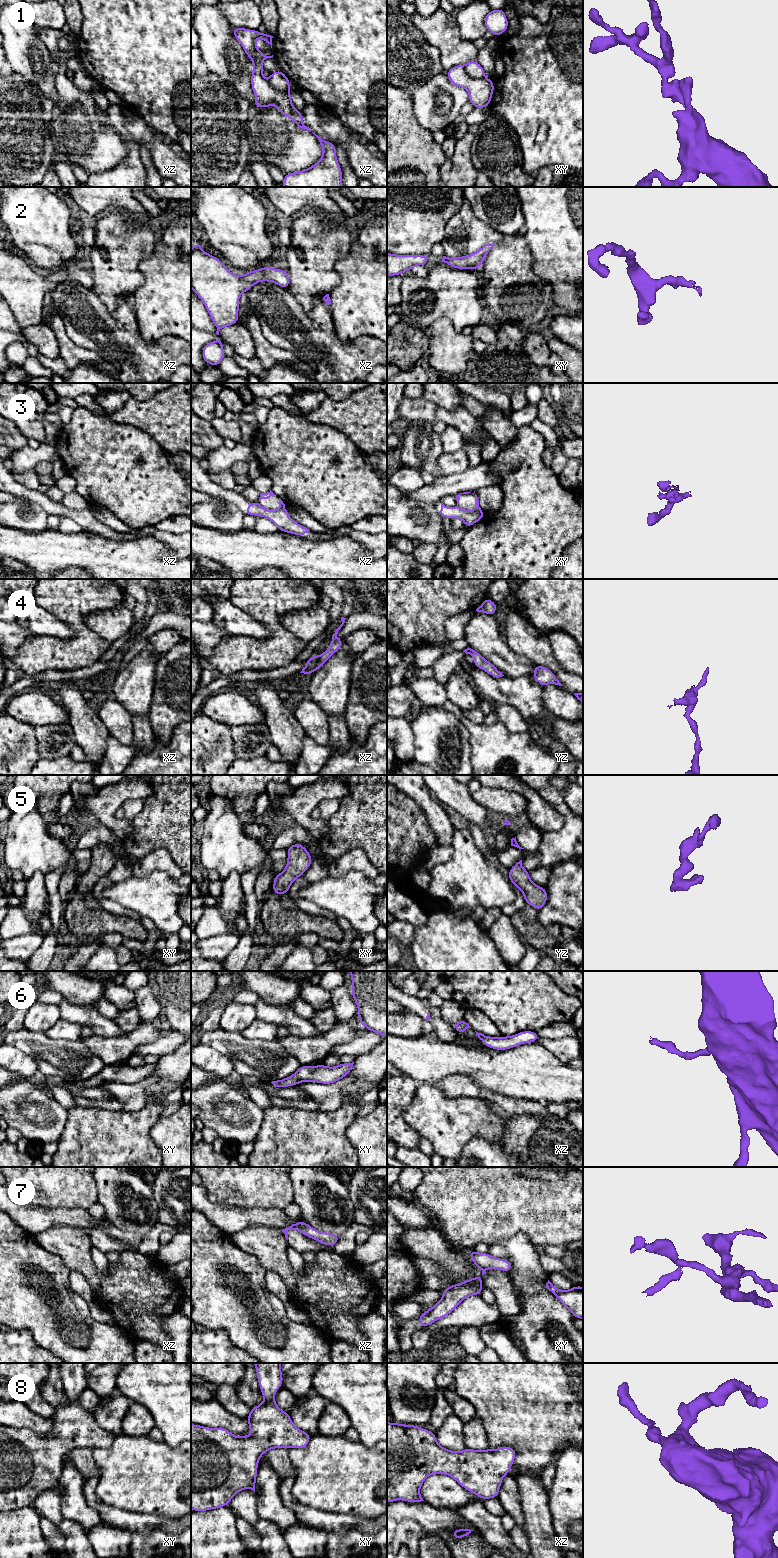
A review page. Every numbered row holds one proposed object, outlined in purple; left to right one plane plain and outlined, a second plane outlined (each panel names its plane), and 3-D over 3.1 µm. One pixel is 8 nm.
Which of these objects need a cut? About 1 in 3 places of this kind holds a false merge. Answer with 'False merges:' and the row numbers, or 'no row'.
False merges: 1, 3, 4, 7

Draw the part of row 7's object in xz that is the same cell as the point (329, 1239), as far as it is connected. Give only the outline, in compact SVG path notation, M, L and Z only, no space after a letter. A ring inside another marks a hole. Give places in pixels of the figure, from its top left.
M303 1220L292 1224L291 1226L283 1229L282 1231L284 1232L288 1229L300 1231L305 1236L318 1241L320 1244L325 1244L331 1247L335 1246L340 1239L340 1235L318 1231L308 1225Z

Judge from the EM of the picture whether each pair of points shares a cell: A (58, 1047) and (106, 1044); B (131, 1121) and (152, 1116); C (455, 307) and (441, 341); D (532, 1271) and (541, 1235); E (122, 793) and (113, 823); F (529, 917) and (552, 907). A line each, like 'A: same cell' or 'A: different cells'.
A: different cells
B: same cell
C: different cells
D: different cells
E: same cell
F: different cells

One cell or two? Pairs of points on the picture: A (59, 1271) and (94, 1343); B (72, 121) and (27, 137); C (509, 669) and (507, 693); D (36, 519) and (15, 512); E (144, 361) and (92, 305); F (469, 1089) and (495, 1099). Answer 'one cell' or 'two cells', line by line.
A: one cell
B: two cells
C: two cells
D: one cell
E: one cell
F: two cells

